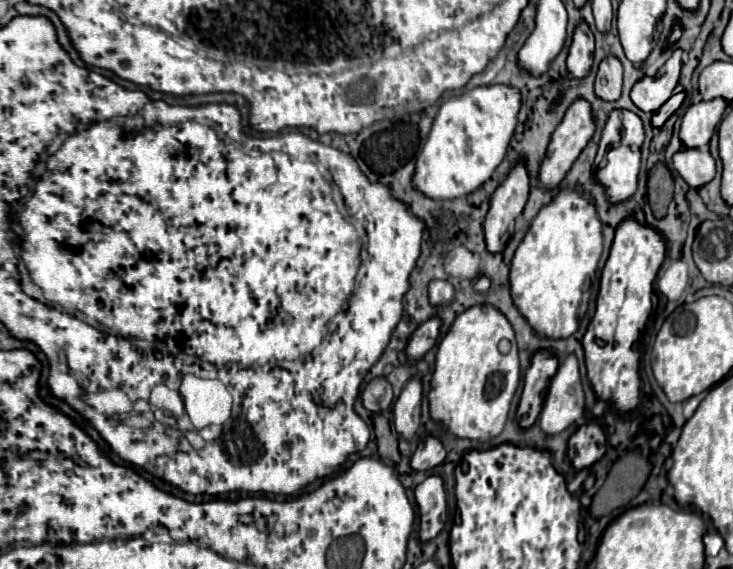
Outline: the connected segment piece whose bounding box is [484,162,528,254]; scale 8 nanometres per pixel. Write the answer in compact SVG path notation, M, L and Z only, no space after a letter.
M520 162L492 196L488 216L484 220L484 240L492 254L504 250L514 232L514 216L524 210L528 198L528 174Z

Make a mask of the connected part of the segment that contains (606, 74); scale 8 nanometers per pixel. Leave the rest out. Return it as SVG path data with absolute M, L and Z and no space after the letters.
M610 56L600 62L594 92L600 100L614 102L620 98L620 90L622 90L622 64Z

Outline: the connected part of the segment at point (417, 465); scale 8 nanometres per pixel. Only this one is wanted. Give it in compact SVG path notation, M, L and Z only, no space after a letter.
M428 436L428 438L420 440L418 450L414 452L410 464L412 464L412 470L432 470L432 468L444 464L444 460L446 460L444 446L436 438Z

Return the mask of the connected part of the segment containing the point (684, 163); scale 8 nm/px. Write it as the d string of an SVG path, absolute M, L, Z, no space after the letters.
M696 148L696 150L680 150L674 154L672 158L674 170L684 178L684 182L692 188L702 188L704 184L708 184L714 174L716 174L716 166L714 166L714 158L710 156L708 150Z

